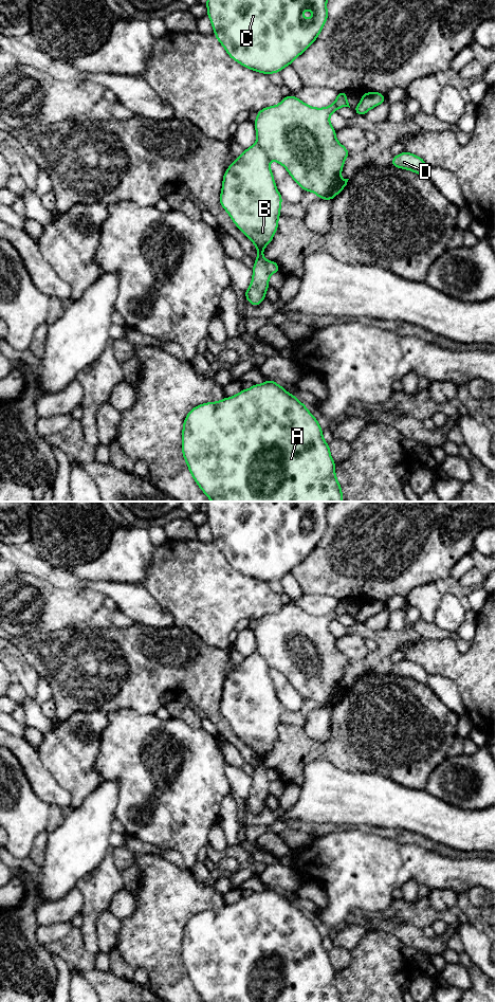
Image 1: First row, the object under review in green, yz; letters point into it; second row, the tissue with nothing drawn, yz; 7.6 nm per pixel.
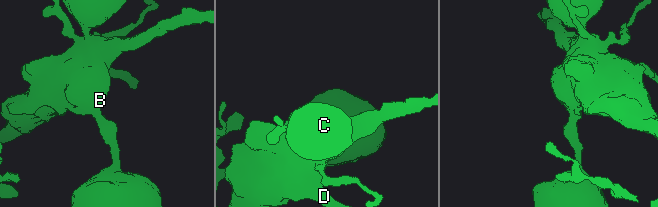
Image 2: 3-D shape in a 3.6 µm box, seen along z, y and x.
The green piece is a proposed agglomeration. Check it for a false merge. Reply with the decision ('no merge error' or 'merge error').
merge error

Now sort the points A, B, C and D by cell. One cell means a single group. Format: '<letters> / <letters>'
A B C / D

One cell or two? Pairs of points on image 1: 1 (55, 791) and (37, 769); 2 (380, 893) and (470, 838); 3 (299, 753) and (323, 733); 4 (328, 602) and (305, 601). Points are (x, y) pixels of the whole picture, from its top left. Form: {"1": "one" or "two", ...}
{"1": "one", "2": "two", "3": "two", "4": "one"}

